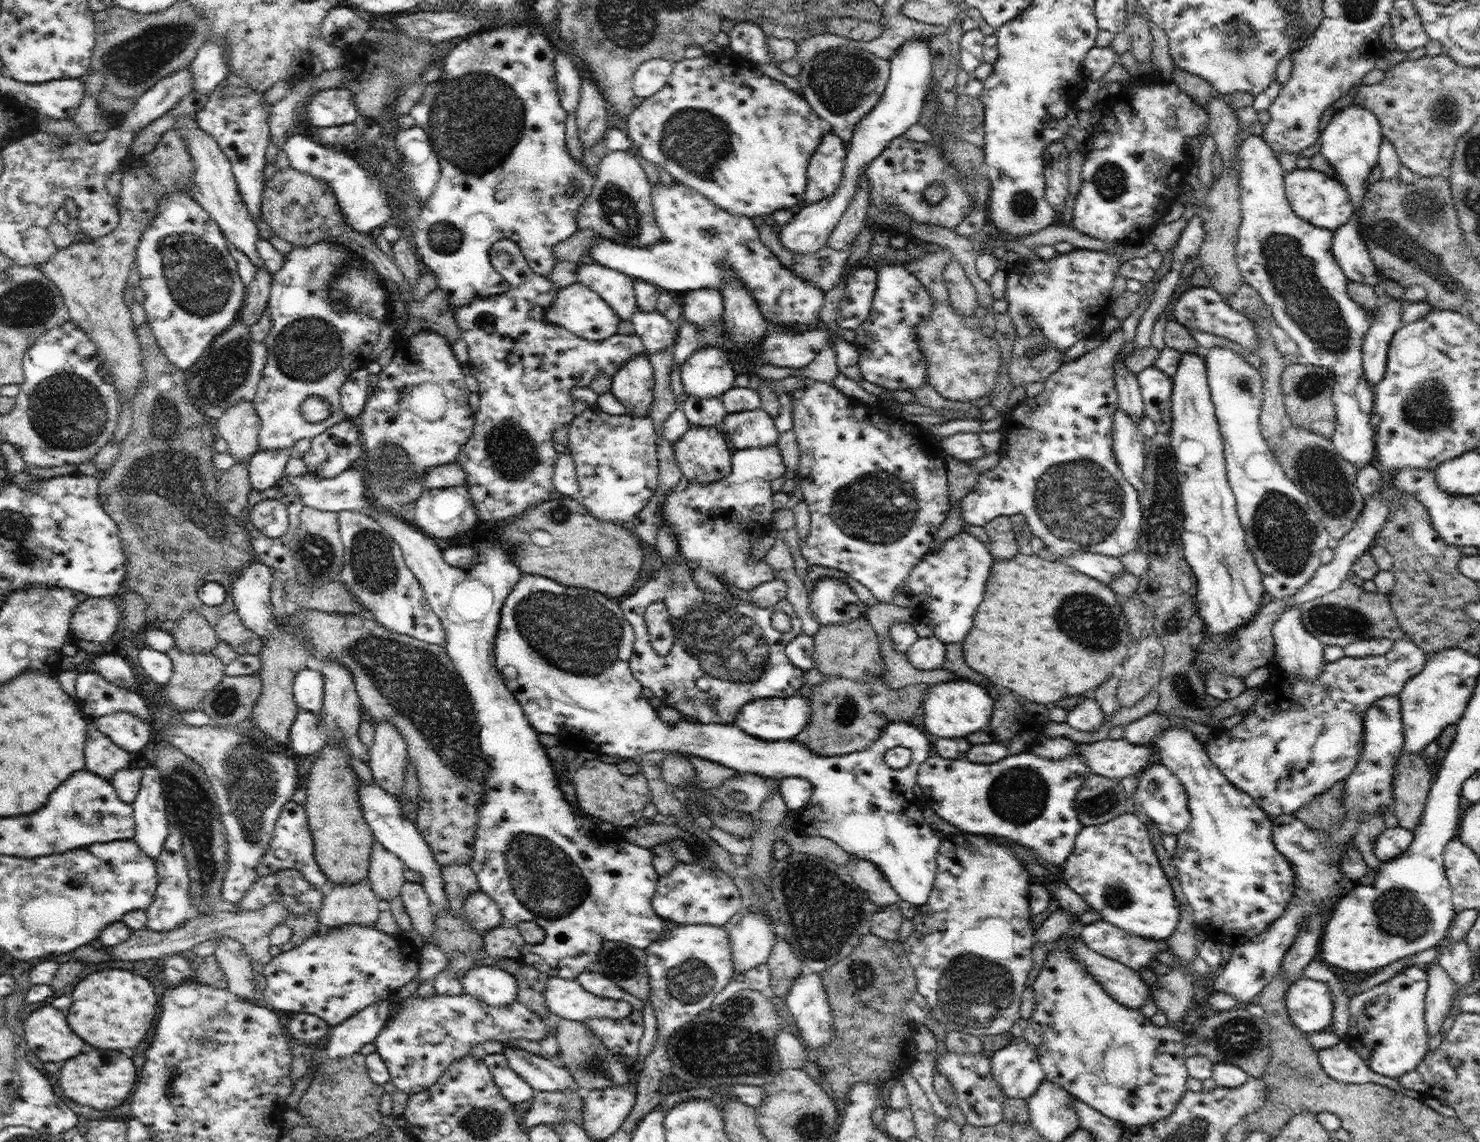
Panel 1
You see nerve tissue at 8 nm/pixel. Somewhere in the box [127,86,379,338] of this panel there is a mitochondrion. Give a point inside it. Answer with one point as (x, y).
(198, 279)

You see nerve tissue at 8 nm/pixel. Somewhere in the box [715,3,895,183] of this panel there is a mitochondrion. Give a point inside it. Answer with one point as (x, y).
(841, 81)

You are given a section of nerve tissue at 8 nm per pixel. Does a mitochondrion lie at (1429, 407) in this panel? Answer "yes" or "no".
yes

